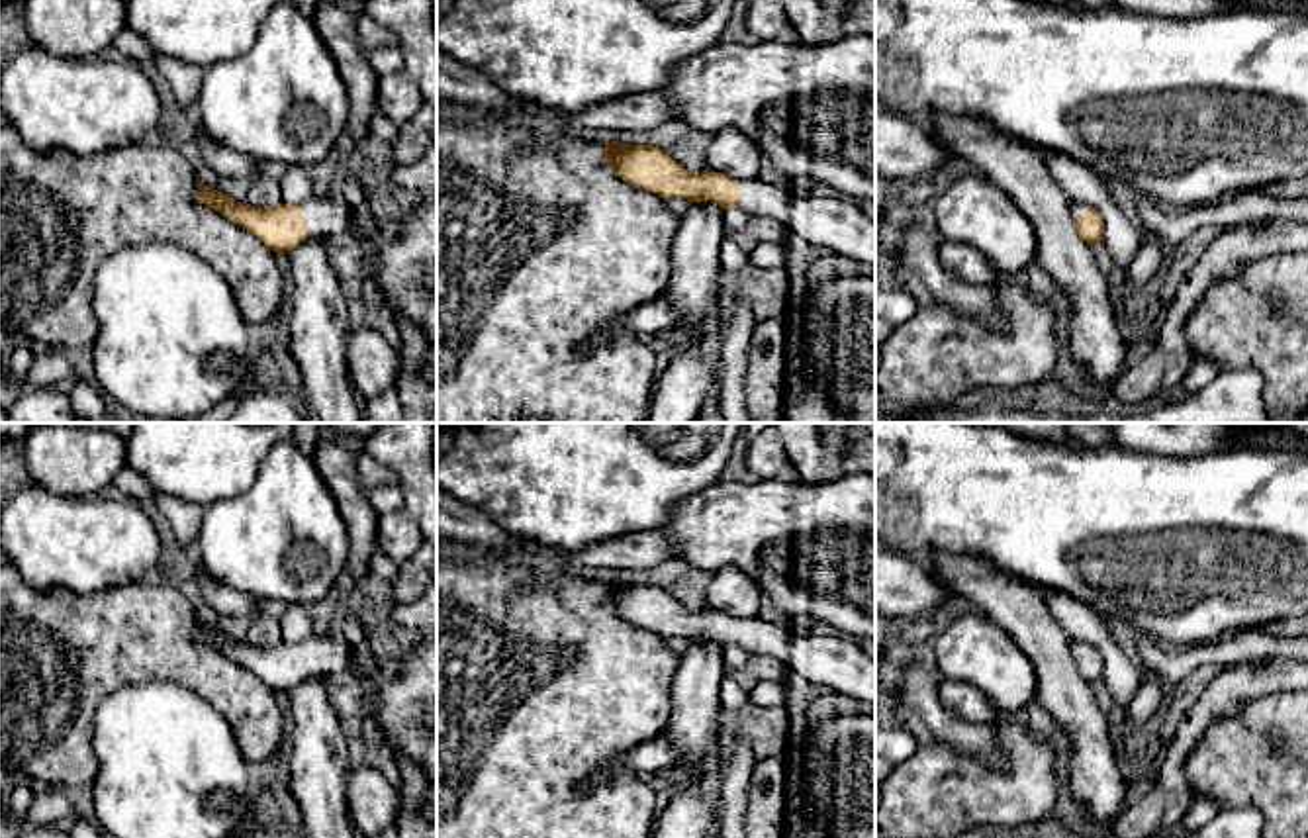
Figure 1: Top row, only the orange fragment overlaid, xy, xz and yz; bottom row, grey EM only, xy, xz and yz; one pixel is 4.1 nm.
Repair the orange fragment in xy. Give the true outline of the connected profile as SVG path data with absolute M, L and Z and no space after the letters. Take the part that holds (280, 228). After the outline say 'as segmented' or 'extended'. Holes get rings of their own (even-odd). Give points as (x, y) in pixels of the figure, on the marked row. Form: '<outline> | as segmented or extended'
M196 180L196 188L202 204L260 239L276 255L292 251L305 239L329 241L354 235L354 213L345 202L335 202L329 196L311 196L300 206L255 208L235 202L200 180Z | extended

